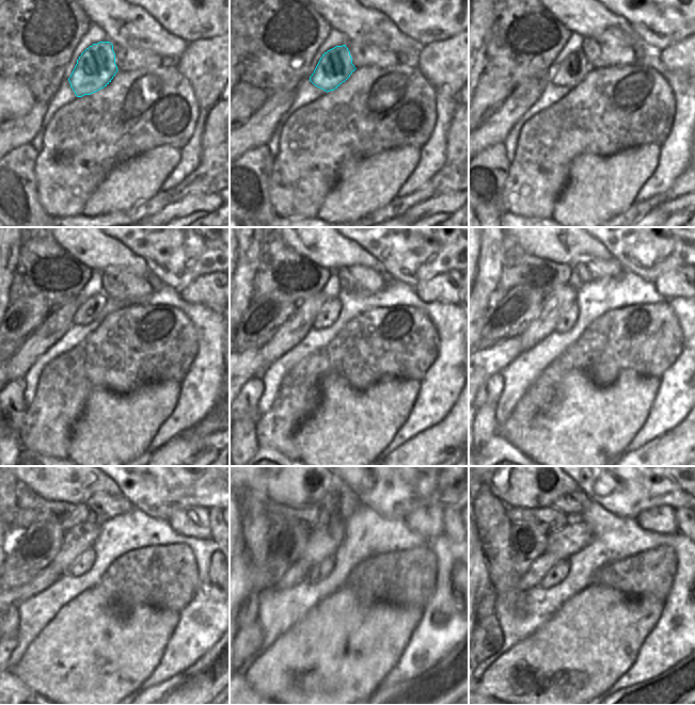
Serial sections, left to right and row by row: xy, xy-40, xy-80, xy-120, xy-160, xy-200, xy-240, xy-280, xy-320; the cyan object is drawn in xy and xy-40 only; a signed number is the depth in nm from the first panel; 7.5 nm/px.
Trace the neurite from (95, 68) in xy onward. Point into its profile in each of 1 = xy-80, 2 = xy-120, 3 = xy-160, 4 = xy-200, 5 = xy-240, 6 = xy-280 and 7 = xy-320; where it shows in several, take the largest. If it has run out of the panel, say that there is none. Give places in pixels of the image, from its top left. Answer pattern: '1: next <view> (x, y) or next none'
1: next xy-80 (571, 71)
2: next xy-120 (91, 308)
3: next xy-160 (328, 316)
4: next xy-200 (568, 319)
5: next xy-240 (85, 562)
6: next xy-280 (318, 572)
7: next xy-320 (555, 575)

